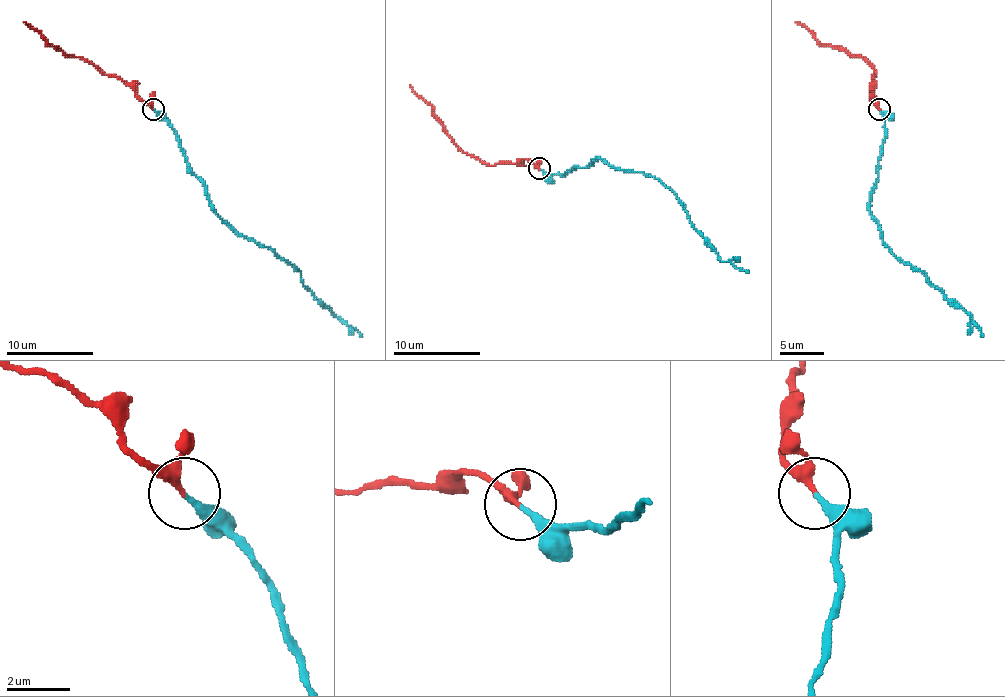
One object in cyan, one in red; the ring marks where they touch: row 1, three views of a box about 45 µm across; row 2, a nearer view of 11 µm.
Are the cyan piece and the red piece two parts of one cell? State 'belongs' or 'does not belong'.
belongs

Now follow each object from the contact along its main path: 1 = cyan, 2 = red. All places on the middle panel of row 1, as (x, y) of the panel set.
1: (539, 168), (550, 174), (563, 174), (602, 159), (611, 168), (659, 179), (718, 257), (748, 272)
2: (539, 168), (528, 159), (486, 165), (467, 154), (434, 113), (434, 109), (410, 85)

